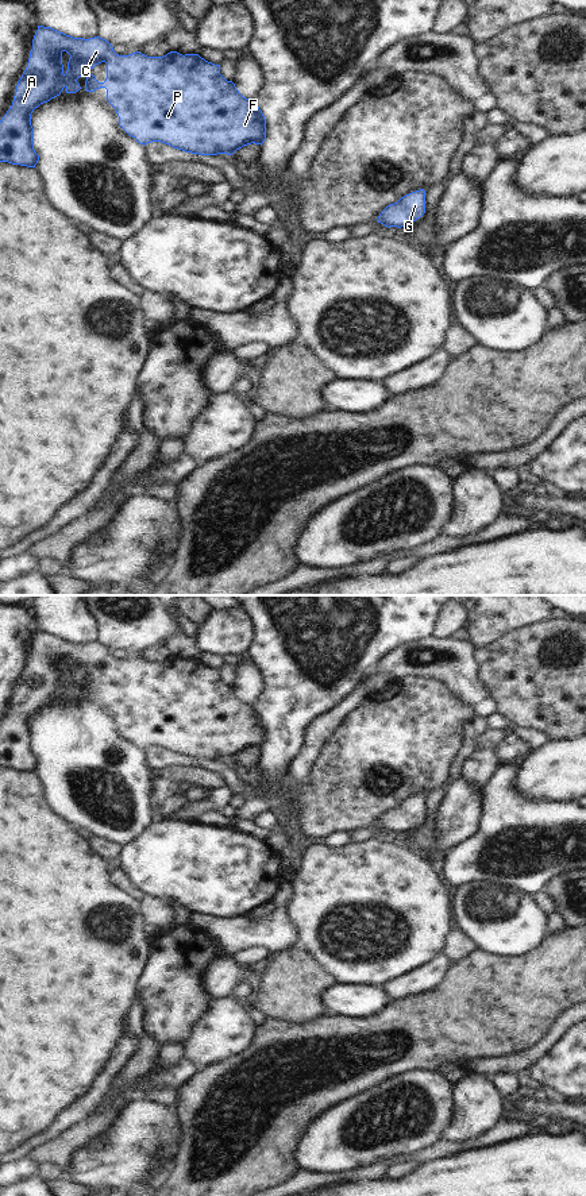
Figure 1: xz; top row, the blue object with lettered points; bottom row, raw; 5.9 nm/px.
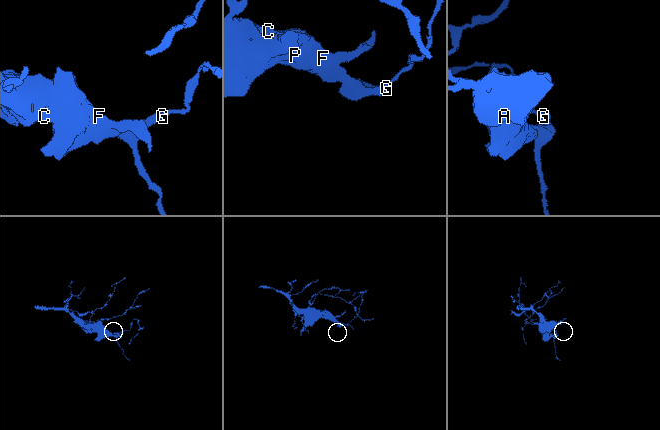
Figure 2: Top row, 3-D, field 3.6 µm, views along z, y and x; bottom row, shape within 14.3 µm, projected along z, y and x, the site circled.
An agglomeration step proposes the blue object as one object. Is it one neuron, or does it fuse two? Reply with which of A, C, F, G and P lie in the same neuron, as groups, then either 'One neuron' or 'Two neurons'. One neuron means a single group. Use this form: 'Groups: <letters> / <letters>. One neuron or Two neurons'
Groups: A C F G P. One neuron

